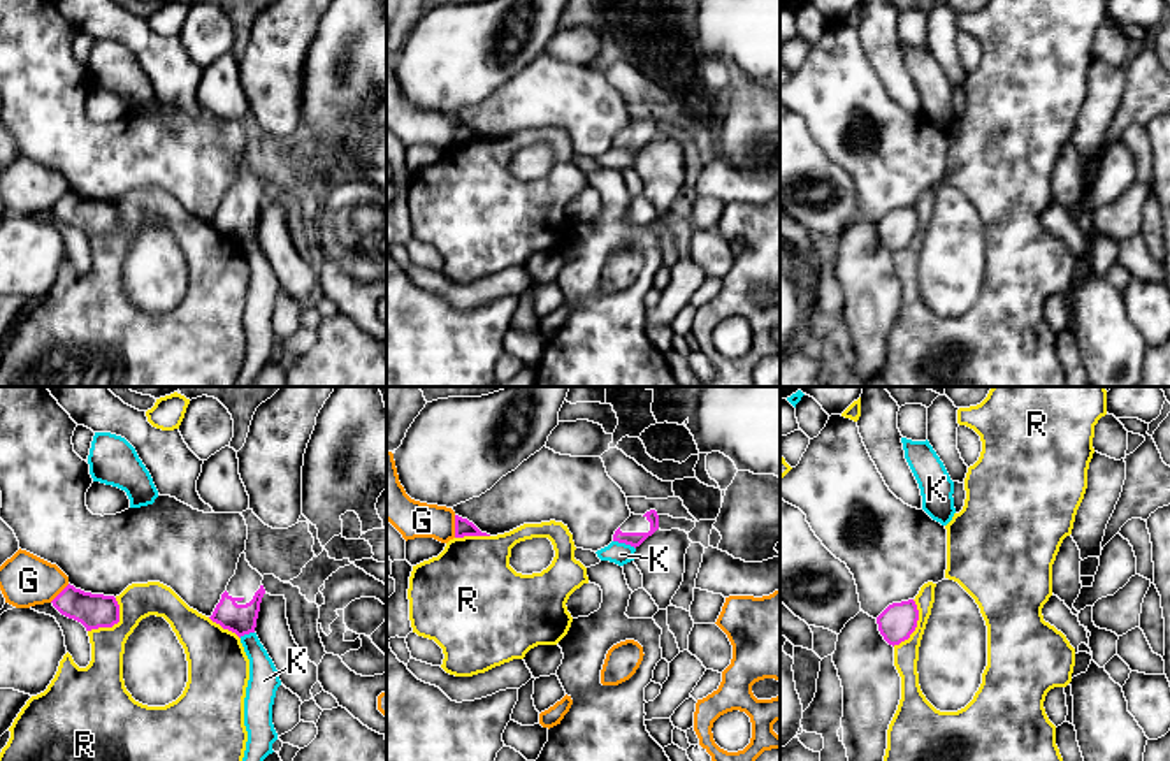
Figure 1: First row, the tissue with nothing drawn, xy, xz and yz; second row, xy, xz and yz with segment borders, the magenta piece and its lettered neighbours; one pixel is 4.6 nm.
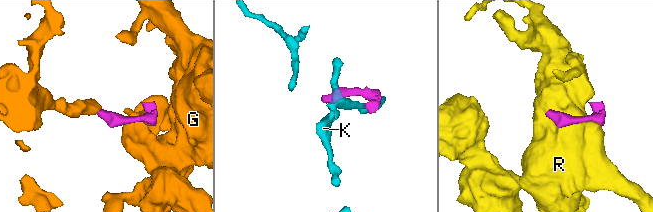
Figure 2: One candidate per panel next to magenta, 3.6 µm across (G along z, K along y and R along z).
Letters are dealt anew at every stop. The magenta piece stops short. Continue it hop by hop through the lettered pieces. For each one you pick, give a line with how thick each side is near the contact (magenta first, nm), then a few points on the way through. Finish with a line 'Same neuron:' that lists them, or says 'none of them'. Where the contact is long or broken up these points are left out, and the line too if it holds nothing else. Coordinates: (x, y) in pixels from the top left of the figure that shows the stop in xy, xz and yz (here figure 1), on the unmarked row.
Same neuron: none of them

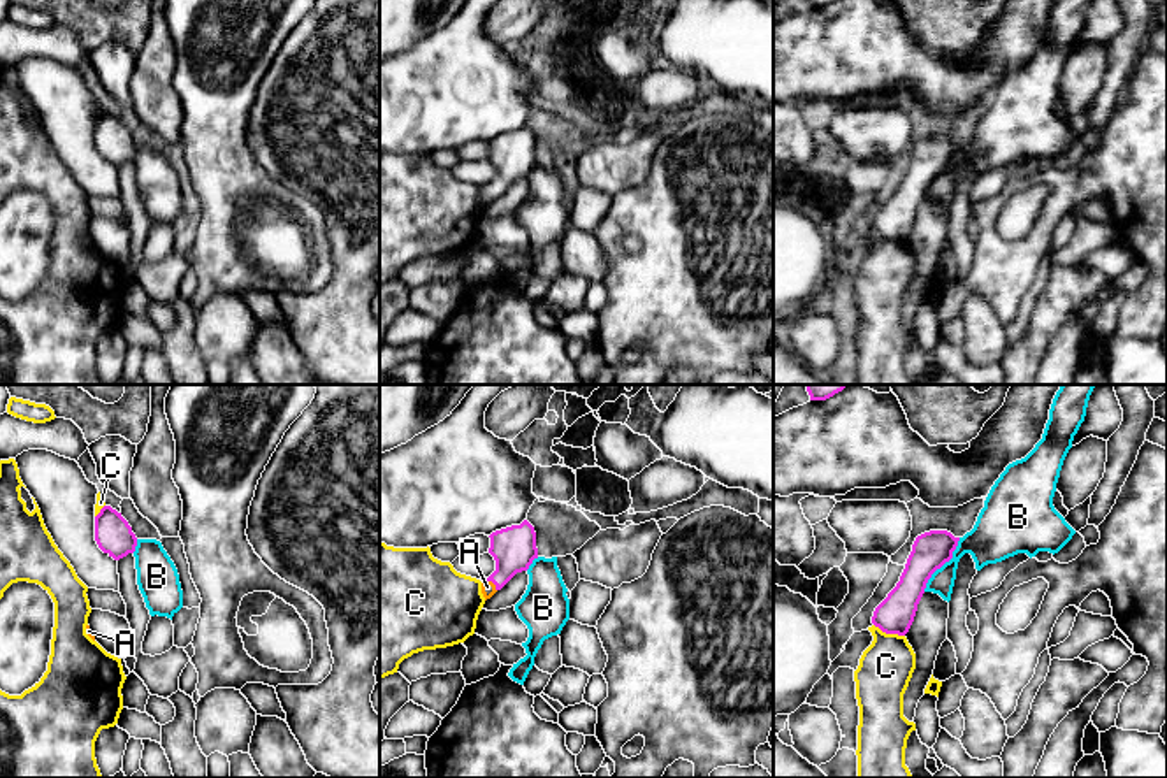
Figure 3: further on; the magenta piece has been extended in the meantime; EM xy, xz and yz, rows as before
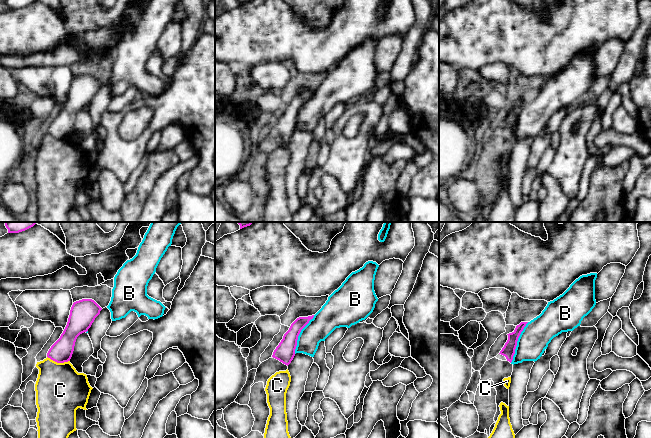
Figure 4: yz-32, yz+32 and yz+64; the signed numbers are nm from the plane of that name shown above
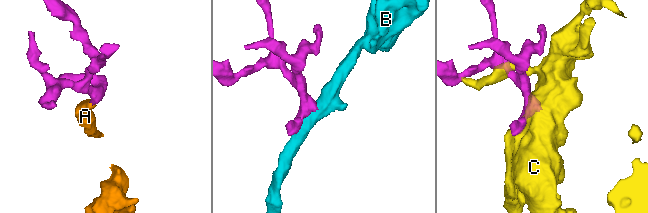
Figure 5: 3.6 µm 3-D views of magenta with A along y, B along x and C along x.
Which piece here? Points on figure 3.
A: 200 nm thick on the magenta side, 60 nm on the other; runs through xz (514, 155), (507, 174), (492, 188), (487, 194)
Same neuron: A

